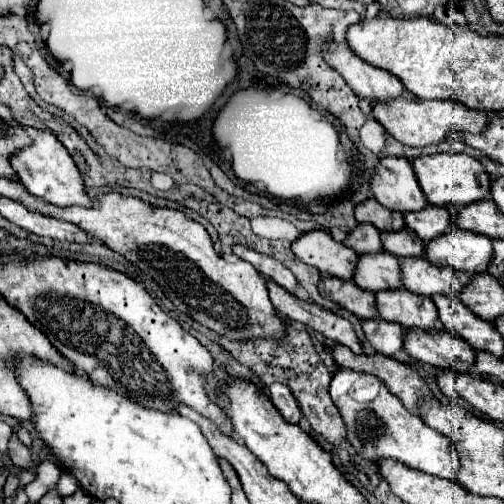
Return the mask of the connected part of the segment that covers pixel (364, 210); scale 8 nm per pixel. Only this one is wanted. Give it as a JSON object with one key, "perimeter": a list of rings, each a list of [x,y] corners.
{"perimeter":[[[371,198],[365,204],[359,204],[355,208],[357,222],[373,224],[381,232],[399,232],[405,228],[405,218],[399,212],[389,212],[385,206],[377,204],[375,198]]]}

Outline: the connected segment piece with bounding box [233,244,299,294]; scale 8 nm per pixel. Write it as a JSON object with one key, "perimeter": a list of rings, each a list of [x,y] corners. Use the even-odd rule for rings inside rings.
{"perimeter":[[[233,246],[233,252],[241,258],[241,260],[245,260],[245,262],[249,262],[257,272],[261,272],[263,276],[267,276],[267,278],[271,278],[273,282],[277,282],[281,288],[285,288],[287,292],[291,292],[291,294],[295,294],[297,292],[297,288],[299,288],[299,282],[297,282],[297,278],[293,276],[293,272],[289,270],[289,268],[285,268],[281,262],[277,262],[275,258],[271,258],[271,256],[265,256],[265,254],[259,254],[259,252],[255,252],[255,250],[251,250],[251,248],[247,248],[247,246]]]}

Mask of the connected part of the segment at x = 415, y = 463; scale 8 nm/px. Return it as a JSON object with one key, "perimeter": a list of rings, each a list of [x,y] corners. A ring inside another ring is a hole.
{"perimeter":[[[341,368],[329,386],[331,400],[341,412],[341,418],[347,428],[347,440],[355,448],[355,452],[369,462],[381,462],[381,460],[397,460],[413,470],[421,470],[433,476],[455,480],[455,474],[461,468],[459,458],[455,456],[451,442],[445,440],[439,432],[433,432],[419,416],[409,414],[401,400],[393,396],[381,380],[369,374],[353,372]]]}

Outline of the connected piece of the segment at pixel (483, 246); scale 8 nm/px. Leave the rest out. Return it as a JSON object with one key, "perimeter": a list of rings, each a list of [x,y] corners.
{"perimeter":[[[455,226],[453,232],[431,240],[425,248],[425,256],[439,268],[450,266],[457,272],[483,274],[493,258],[493,242],[487,236],[461,232],[461,228]]]}

